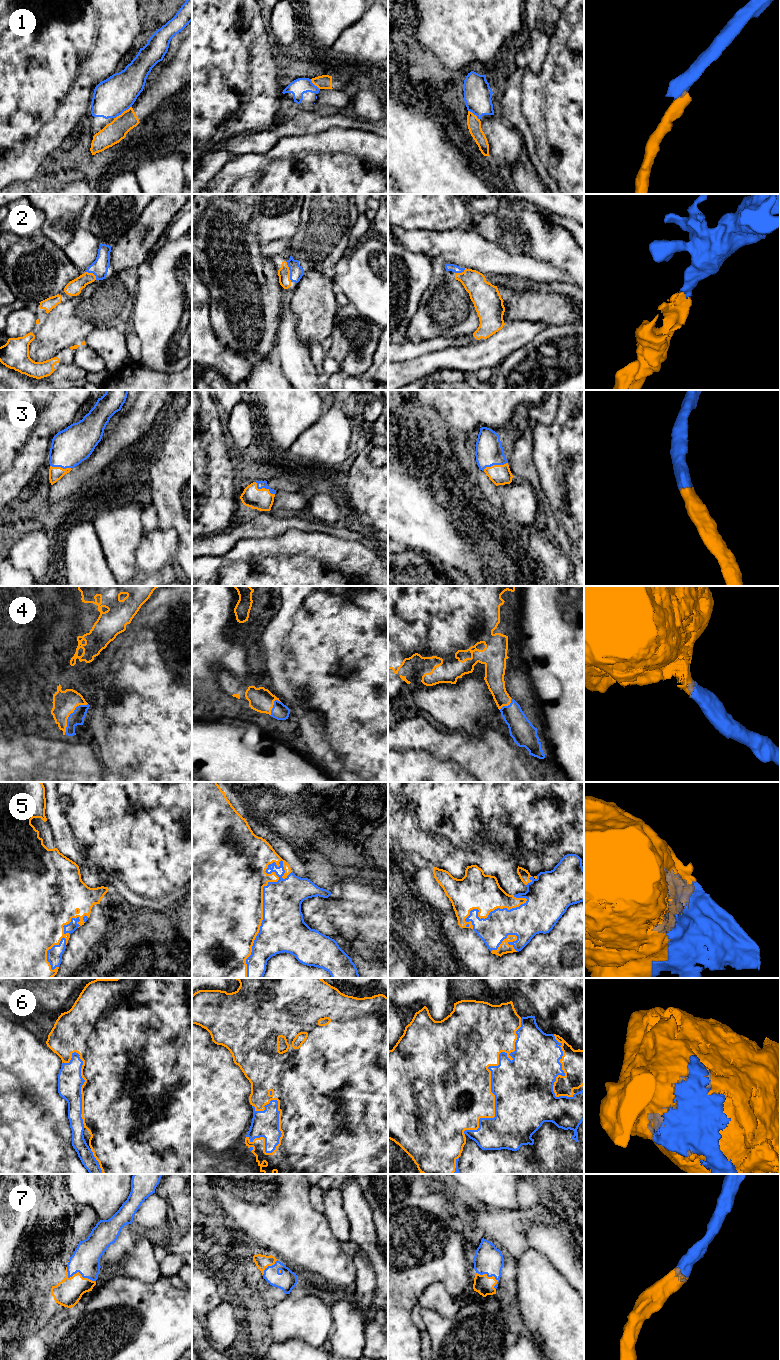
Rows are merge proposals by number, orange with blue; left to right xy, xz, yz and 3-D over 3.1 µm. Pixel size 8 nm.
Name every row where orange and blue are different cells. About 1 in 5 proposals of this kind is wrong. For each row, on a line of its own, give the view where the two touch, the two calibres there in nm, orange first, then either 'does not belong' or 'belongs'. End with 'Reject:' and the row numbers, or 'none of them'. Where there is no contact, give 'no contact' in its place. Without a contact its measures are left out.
1: xy | 170/300 nm | does not belong
2: xz | 100/110 nm | belongs
3: xz | 180/60 nm | belongs
4: xy | 190/110 nm | belongs
5: xz | 500/320 nm | belongs
6: yz | 500/440 nm | belongs
7: xy | 220/220 nm | belongs
Reject: 1

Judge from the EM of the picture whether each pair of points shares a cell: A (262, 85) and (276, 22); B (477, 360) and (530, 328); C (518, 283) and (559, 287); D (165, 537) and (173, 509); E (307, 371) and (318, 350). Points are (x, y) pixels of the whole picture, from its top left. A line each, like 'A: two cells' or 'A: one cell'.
A: two cells
B: one cell
C: one cell
D: two cells
E: two cells

